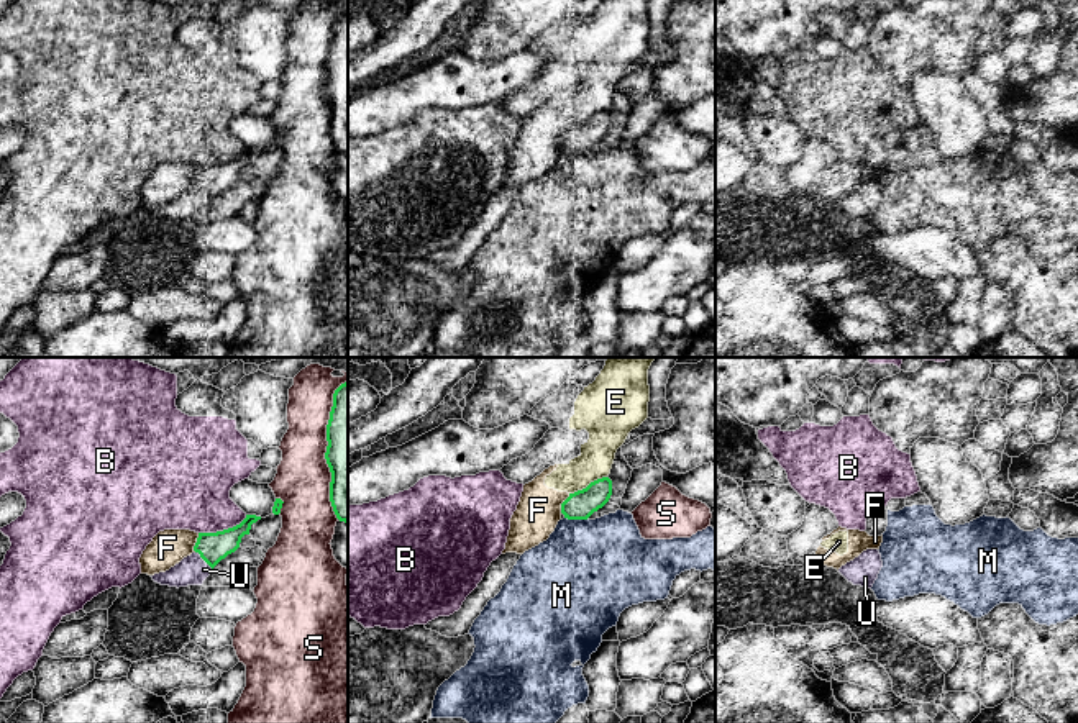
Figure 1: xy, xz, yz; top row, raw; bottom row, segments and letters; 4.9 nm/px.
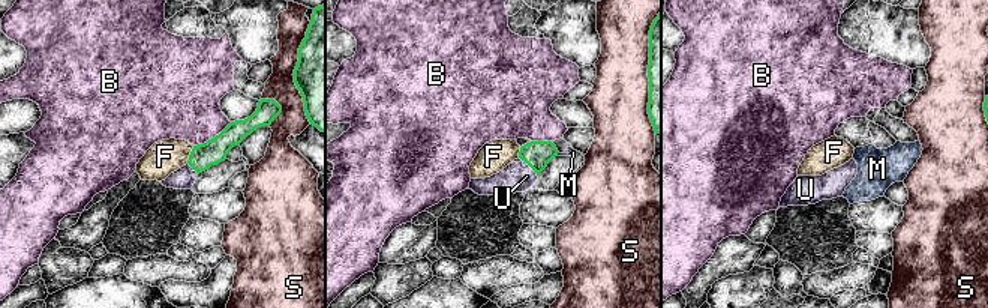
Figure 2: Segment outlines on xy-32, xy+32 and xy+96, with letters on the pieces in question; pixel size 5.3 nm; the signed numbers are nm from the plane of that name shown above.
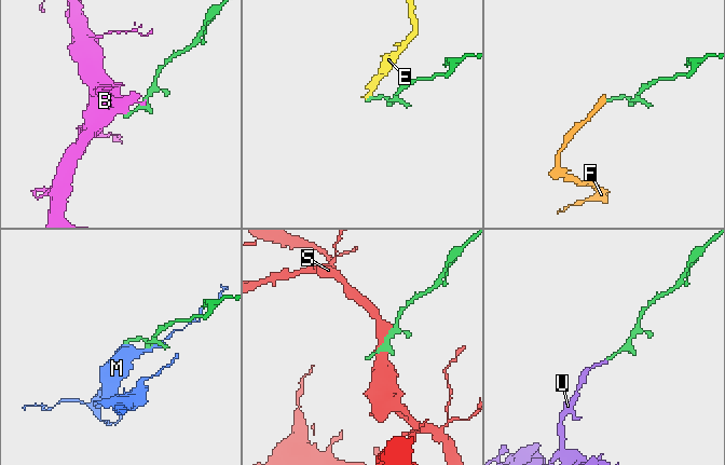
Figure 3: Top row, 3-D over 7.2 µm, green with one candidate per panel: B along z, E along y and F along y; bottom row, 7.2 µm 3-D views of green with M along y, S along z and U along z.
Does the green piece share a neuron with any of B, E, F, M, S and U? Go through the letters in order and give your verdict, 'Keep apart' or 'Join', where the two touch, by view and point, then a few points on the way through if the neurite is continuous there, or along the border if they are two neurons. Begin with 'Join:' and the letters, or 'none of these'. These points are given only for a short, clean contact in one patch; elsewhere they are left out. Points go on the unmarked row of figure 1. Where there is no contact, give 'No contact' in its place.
Join: U
B: Keep apart. Touches green at xy (223, 163)
E: Keep apart. Touches green at xz (589, 117)
F: Keep apart. Touches green at xy (196, 176)
M: Keep apart. Touches green at xz (576, 151)
S: Keep apart. Touches green at xy (327, 82)
U: Join. Touches green at xy (204, 192)

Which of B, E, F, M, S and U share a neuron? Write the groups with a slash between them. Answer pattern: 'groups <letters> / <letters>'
groups B / E F / M / S / U

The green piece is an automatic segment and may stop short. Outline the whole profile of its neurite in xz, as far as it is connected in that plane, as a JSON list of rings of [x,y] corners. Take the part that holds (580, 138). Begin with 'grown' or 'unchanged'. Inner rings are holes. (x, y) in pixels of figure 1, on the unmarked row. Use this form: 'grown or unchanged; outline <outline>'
unchanged; outline [[[609,110],[591,115],[586,121],[569,126],[561,136],[561,146],[568,152],[587,152],[602,141],[612,128],[612,113]]]

